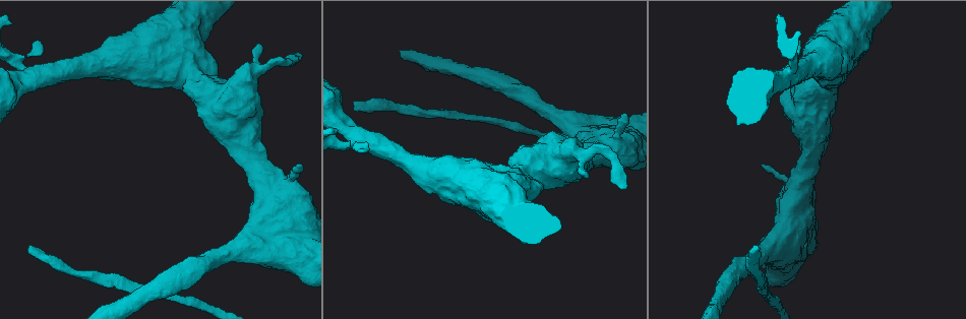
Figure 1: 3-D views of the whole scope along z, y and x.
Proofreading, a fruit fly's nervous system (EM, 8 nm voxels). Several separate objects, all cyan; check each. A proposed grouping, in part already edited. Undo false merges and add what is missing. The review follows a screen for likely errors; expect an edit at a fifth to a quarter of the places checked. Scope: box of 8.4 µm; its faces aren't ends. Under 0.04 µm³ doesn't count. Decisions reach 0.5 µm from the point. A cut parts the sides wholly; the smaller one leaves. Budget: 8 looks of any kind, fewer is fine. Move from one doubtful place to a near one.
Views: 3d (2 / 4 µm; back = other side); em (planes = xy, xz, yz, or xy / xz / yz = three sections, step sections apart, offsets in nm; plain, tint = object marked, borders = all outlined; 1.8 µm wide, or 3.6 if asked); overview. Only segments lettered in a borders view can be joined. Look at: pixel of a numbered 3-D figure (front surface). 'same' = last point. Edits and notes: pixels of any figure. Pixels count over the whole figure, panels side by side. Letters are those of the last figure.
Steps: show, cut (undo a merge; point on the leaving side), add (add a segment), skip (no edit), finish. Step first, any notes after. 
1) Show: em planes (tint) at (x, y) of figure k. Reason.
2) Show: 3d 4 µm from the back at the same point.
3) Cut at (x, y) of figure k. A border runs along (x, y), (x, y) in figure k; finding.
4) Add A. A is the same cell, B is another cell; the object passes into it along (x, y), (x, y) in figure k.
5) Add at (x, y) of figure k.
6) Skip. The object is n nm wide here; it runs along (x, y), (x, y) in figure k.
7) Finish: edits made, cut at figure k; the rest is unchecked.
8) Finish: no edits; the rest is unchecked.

Show: em 3.6 µm yz step 8 (tint) at (583, 171) of figure 1. An open end.

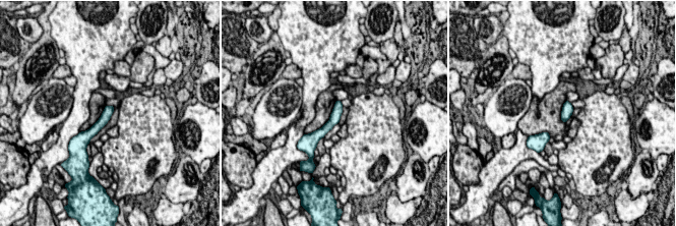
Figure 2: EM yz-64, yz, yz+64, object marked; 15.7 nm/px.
Show: em 3.6 µm planes (borders) at the same point.

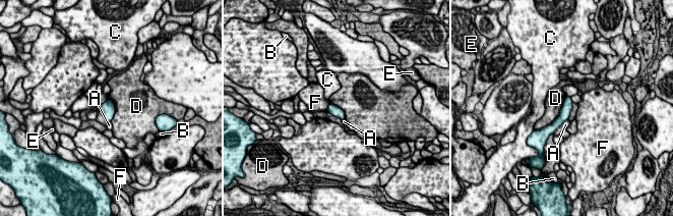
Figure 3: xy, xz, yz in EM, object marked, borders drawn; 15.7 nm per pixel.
Skip. A, B, C, D, E and F are other cells; no lettered segment goes on from it.

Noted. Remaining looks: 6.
Show: em 3.6 µm xz step 16 (borders) at (355, 111) of figure 1. An open end.

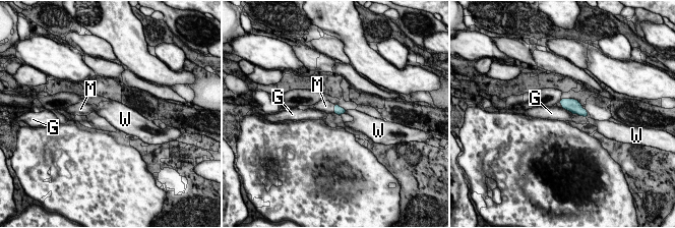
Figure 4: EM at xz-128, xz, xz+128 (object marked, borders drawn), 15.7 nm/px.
Show: em 3.6 µm planes (borders) at the same point. Cut it another way.

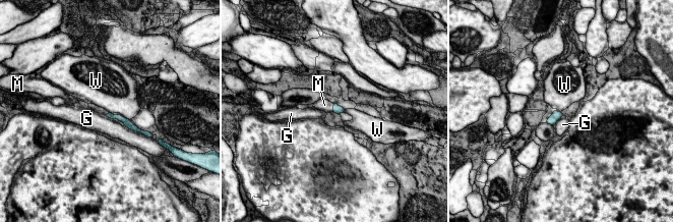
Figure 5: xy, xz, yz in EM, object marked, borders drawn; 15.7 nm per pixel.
Add at (324, 105) of figure 5. M is the same cell, G and W are other cells; the object passes into it along (338, 109), (333, 108), (324, 105) in figure 5; the neuron continues.

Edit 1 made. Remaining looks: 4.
Show: overview.

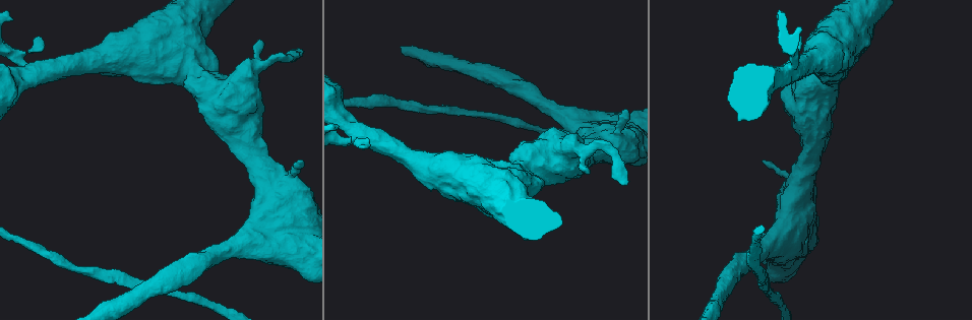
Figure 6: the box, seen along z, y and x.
Show: em yz step 16 (tint) at (501, 82) of figure 6. Narrows sharply.

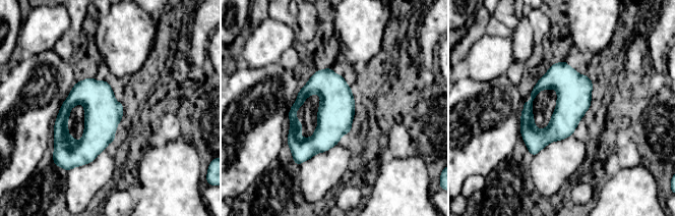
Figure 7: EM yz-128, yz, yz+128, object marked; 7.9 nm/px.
Show: em planes (borders) at the same point.

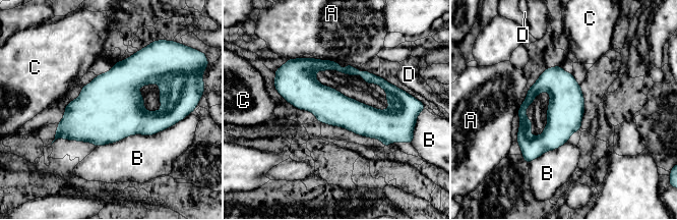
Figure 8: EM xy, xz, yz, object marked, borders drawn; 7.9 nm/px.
Skip. The object is 280 nm wide here; the longest contact is with B, 700 nm; A, B, C and D are other cells; continuous, no second neuron.

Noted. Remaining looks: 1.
Show: em 3.6 µm yz step 8 (borders) at (296, 258) of figure 6. Touches itself.

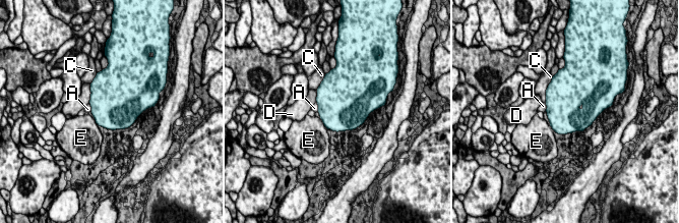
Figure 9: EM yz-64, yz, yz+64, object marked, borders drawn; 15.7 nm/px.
Skip. A, C, D and E are other cells; a border runs along (319, 118), (327, 128) in figure 9; continuous, no second neuron.

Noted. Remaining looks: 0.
Finish: edits made, add at figure 5; the rest is unchecked.

